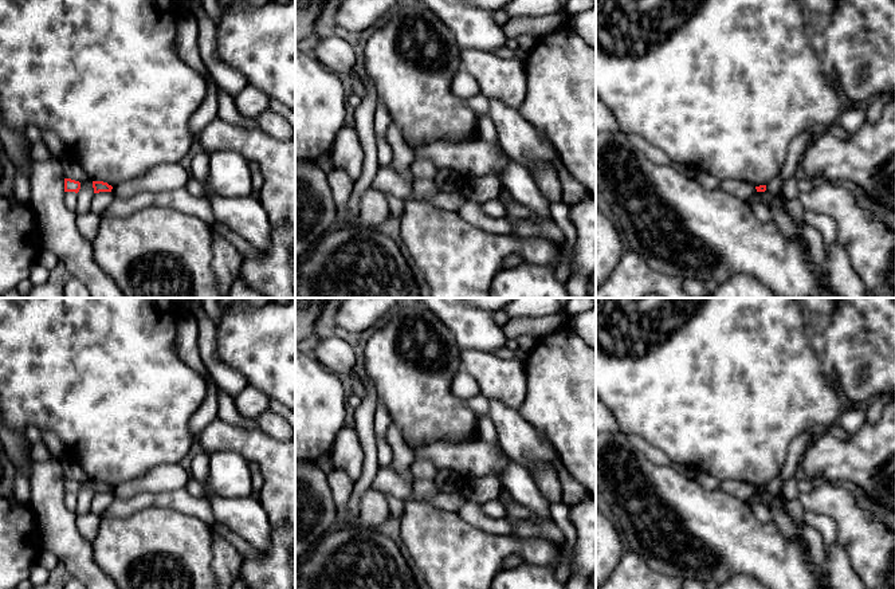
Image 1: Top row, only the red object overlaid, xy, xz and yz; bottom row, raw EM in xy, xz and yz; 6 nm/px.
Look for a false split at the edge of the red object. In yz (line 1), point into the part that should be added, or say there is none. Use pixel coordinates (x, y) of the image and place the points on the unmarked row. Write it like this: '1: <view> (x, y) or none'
1: none

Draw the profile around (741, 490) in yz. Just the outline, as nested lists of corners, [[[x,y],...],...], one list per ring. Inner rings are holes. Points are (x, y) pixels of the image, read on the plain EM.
[[[722,480],[721,488],[727,494],[747,502],[757,492],[755,487],[741,480]]]

